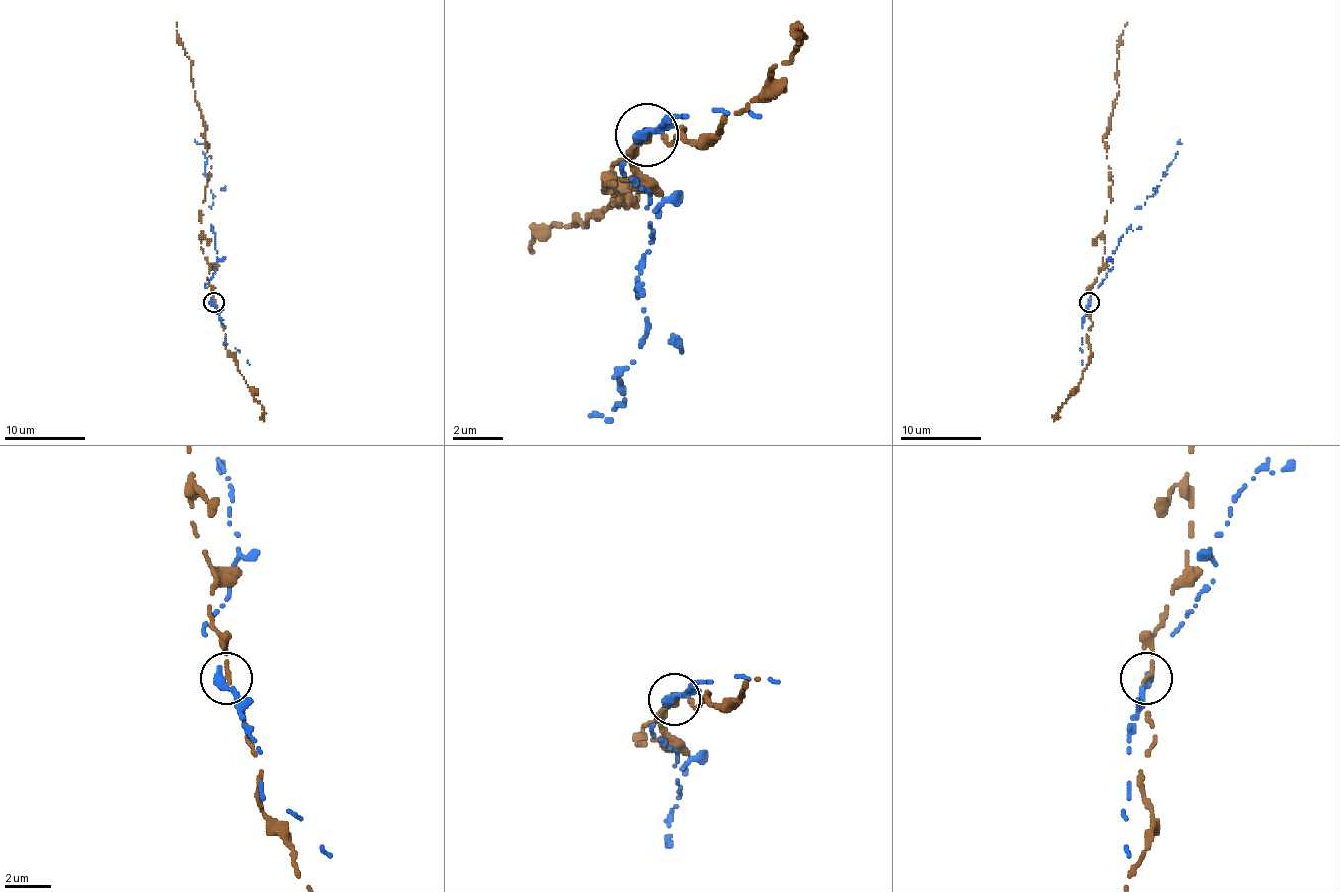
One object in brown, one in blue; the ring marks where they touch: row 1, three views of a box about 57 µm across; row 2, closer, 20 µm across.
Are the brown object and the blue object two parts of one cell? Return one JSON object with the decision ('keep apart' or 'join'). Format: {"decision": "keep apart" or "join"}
{"decision": "keep apart"}

